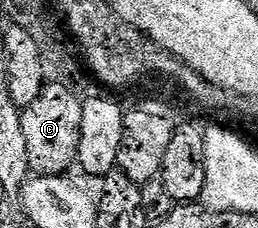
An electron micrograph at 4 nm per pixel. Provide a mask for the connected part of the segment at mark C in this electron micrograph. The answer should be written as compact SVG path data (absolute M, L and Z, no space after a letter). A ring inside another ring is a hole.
M45 85L31 104L23 107L20 115L22 132L25 133L29 171L37 177L61 177L72 167L73 162L60 162L60 154L72 154L79 159L80 136L82 126L83 101L77 99L64 85ZM44 154L44 158L36 158ZM52 162L60 162L59 170L48 170Z

